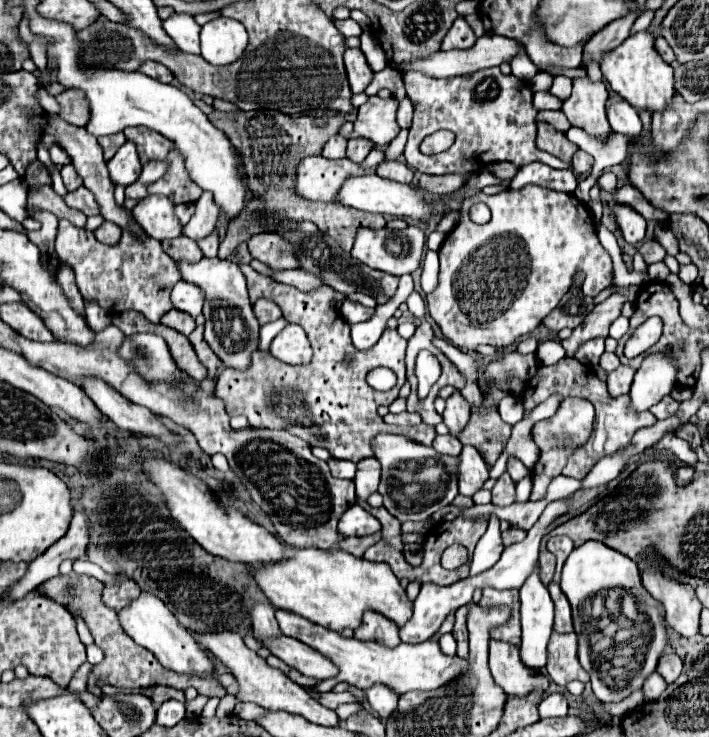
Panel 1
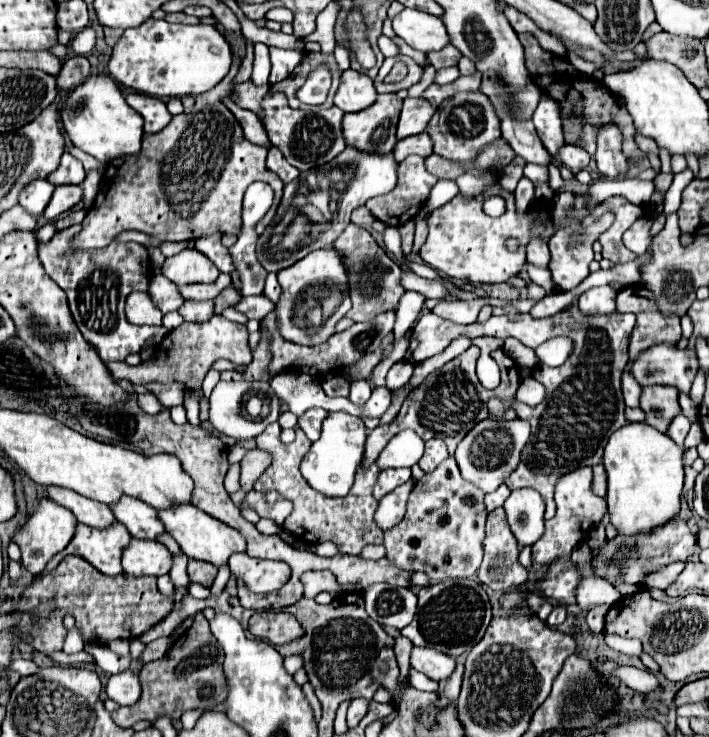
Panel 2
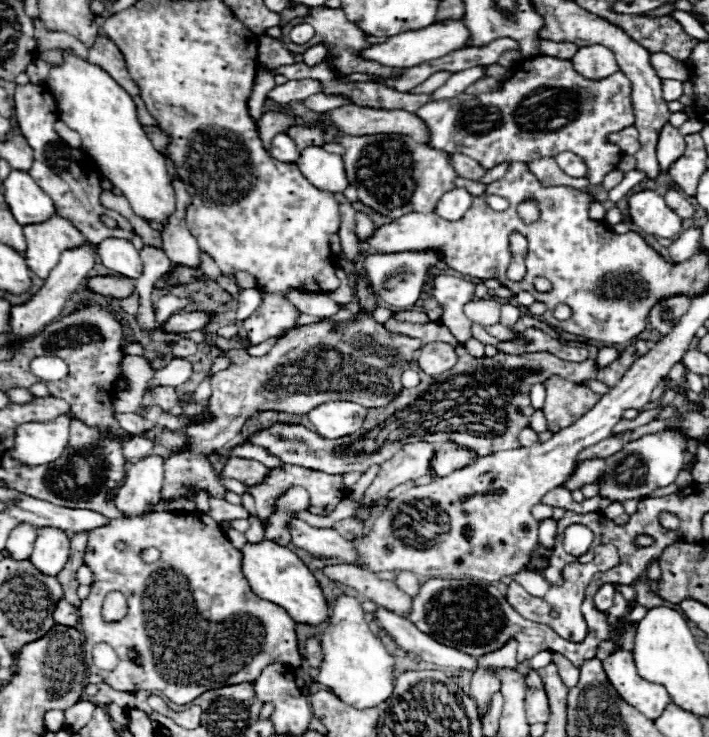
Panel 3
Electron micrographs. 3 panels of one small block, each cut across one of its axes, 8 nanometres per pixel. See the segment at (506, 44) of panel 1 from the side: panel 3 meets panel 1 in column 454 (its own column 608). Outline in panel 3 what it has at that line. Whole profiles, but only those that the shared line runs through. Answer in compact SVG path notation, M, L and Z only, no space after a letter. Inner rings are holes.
M584 46L572 58L574 70L590 80L602 80L618 72L614 54L604 46Z

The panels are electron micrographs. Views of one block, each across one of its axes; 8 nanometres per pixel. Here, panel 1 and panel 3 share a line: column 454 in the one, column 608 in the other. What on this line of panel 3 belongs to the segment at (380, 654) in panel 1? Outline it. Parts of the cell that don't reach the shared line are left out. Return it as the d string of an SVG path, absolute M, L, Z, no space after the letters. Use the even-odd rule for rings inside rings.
M616 652L608 656L604 660L604 672L616 688L616 692L650 720L656 720L672 702L664 686L646 682L638 674L634 658L628 652Z

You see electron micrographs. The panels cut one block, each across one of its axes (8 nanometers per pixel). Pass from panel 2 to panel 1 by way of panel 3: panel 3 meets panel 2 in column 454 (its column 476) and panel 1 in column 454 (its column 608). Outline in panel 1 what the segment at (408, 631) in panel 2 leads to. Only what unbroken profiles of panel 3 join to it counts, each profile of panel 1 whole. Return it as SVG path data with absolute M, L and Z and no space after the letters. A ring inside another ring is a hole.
M468 604L466 606L460 606L458 608L458 618L456 618L456 624L454 624L454 638L458 642L458 650L456 654L460 658L468 658L468 630L466 630L466 616L468 616Z

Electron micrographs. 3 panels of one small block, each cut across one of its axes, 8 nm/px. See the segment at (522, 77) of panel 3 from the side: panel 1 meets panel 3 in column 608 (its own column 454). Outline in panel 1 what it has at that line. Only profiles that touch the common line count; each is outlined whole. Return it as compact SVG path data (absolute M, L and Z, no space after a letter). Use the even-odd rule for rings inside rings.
M500 67L486 68L472 72L468 76L456 76L456 78L432 78L422 72L408 72L402 76L406 98L414 102L414 120L410 126L408 144L404 150L404 158L412 168L418 168L422 174L442 176L460 172L466 176L472 176L478 172L484 162L480 156L488 152L488 164L490 162L512 162L516 166L526 166L532 162L542 162L552 168L570 168L570 164L560 162L556 156L542 152L536 148L536 114L538 110L532 104L533 92L528 86L528 92L524 90L523 81L513 75L504 76ZM438 130L450 130L456 134L456 142L450 150L444 154L426 156L418 150L424 136L438 132Z

